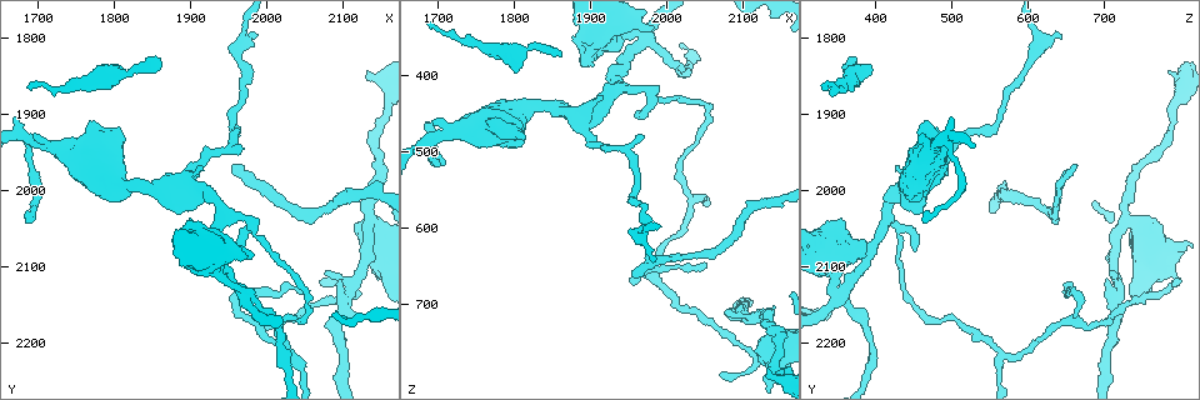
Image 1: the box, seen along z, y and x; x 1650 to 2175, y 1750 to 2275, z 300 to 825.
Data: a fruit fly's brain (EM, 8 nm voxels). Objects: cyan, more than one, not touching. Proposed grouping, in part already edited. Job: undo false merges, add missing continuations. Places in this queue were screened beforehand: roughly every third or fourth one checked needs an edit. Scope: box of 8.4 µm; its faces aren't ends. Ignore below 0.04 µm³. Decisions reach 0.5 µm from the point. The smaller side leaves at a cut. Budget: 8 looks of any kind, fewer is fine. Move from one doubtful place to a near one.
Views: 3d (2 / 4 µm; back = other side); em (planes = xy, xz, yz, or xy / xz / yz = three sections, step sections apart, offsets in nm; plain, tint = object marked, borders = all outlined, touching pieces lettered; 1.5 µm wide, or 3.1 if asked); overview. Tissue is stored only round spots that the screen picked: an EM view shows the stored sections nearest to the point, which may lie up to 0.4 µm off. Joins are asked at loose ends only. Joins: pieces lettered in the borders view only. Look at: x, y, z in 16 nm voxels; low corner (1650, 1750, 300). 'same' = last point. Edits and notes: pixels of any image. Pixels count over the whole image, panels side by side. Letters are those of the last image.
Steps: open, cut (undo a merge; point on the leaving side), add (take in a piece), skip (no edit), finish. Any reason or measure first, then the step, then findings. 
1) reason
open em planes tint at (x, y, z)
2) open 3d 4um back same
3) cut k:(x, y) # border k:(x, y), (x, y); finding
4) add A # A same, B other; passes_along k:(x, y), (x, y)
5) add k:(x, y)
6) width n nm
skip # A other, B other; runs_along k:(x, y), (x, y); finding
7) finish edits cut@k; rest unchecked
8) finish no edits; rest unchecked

branch point
open 3d 4um back at (1980, 2140, 355)

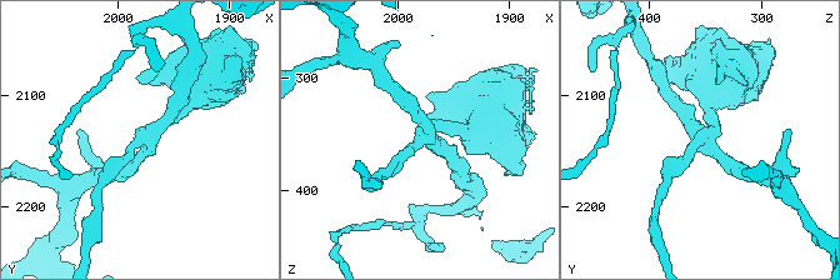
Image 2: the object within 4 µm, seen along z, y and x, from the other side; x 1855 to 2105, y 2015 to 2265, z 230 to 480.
arms 3; arm_widths 180, 190, 220 nm; need the tissue
open em yz step 8 borders at (1974, 2140, 352)

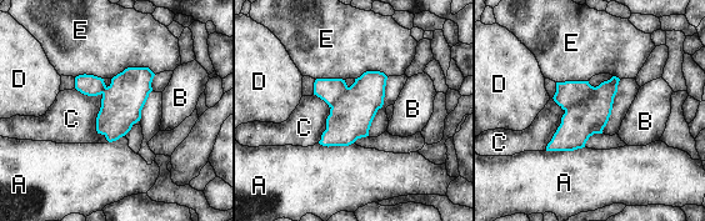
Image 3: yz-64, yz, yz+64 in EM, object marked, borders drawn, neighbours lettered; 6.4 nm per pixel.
width 280 nm
cut 3:(569, 94) # A other, B other, C other, D other, E other; border 3:(595, 88), (583, 101), (565, 111); two neurons meet here

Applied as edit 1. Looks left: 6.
redraw
open overview

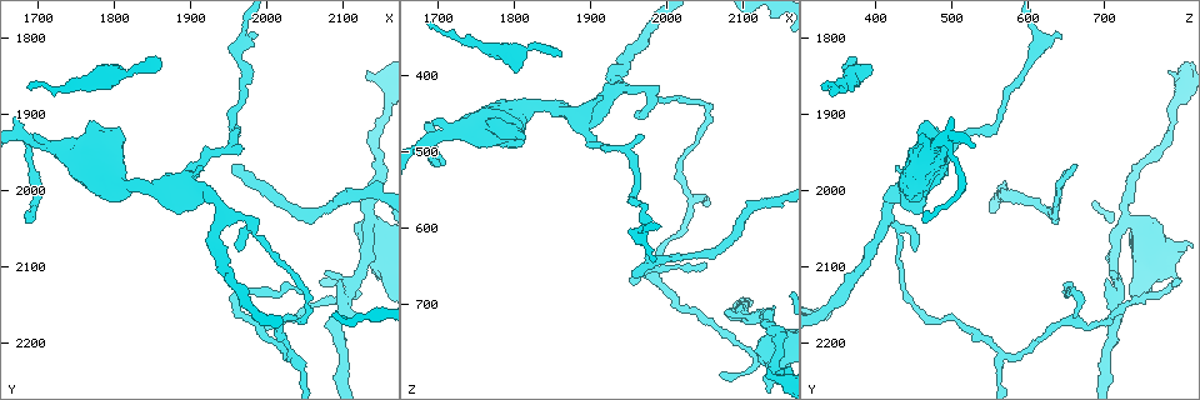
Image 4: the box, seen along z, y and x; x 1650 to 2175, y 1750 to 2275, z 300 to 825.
thin end
open 3d 2um at (1860, 1835, 375)

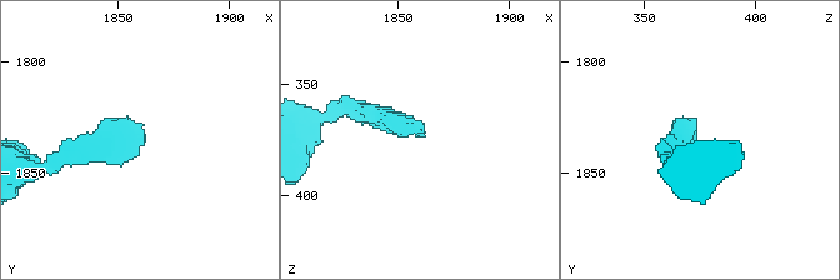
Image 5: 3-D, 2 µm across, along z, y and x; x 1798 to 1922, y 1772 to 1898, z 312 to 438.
open em planes borders at (1862, 1833, 374)

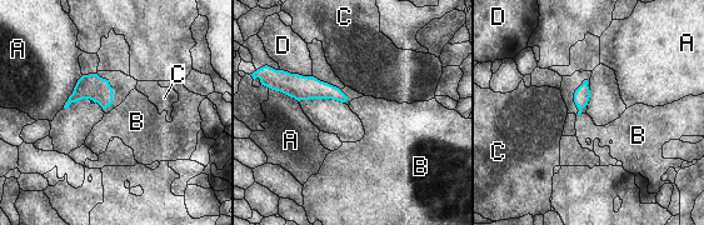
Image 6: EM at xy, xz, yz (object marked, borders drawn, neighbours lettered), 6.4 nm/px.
skip # A other, B other, C other, D other; border 6:(580, 113), (577, 115); no lettered piece goes on from it

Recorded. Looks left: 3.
tapers out
open 3d 4um at (1960, 1965, 665)

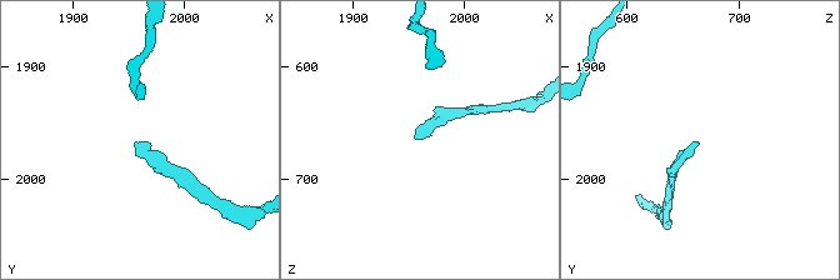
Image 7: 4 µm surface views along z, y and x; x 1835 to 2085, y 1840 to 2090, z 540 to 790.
open em xz step 8 plain at (1962, 1966, 664)

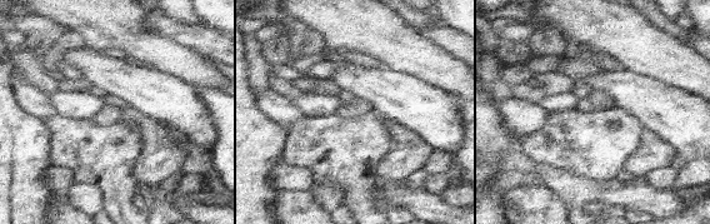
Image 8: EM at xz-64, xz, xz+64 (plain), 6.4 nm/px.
see the neighbours
open em xz step 8 borders same

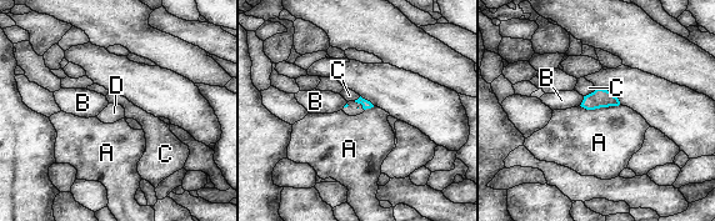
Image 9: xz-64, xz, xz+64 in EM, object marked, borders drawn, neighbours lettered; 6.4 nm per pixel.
longest_contact A 260 nm
add D # A other, B other, C other, D same; passes_along 9:(365, 104), (360, 103), (351, 110); the neuron continues

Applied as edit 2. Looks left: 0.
finish edits cut@3, add@9; rest unchecked

